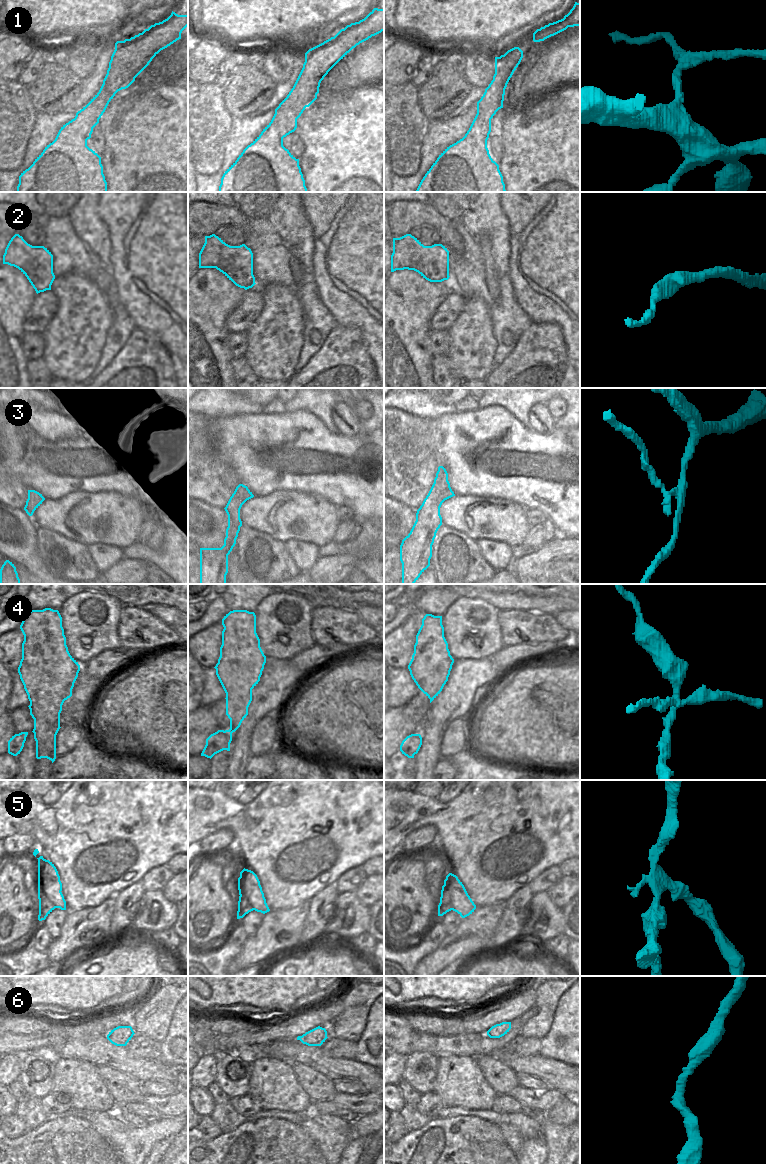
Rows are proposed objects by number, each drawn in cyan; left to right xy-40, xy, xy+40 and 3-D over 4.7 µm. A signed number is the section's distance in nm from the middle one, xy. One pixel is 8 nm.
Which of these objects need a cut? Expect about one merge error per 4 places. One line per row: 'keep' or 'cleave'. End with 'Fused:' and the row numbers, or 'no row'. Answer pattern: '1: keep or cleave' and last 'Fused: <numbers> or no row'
1: cleave
2: cleave
3: cleave
4: cleave
5: cleave
6: keep
Fused: 1, 2, 3, 4, 5

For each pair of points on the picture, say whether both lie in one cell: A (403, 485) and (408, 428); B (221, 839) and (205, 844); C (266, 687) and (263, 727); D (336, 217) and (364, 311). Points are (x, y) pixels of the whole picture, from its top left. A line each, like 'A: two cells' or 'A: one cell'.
A: one cell
B: one cell
C: two cells
D: one cell

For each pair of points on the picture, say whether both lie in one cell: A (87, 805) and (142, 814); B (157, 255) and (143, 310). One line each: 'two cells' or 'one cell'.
A: one cell
B: one cell

